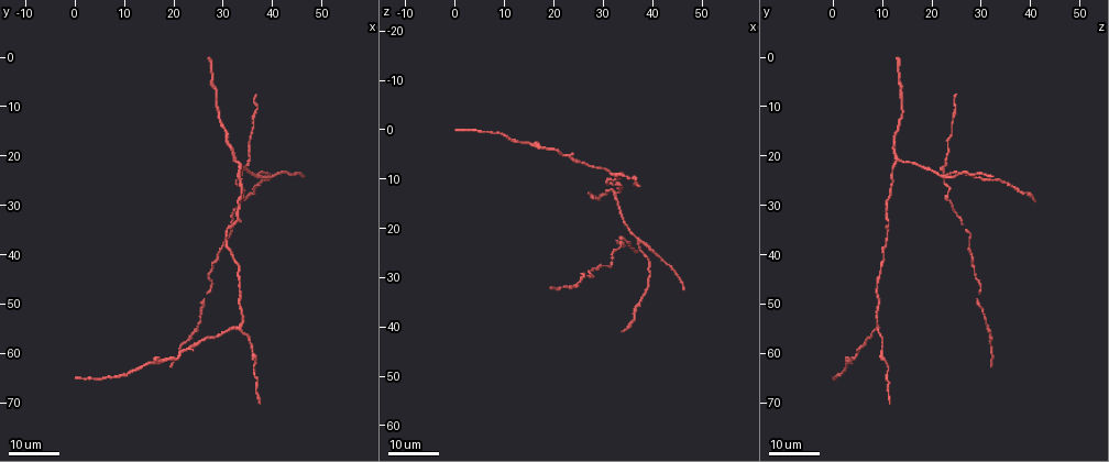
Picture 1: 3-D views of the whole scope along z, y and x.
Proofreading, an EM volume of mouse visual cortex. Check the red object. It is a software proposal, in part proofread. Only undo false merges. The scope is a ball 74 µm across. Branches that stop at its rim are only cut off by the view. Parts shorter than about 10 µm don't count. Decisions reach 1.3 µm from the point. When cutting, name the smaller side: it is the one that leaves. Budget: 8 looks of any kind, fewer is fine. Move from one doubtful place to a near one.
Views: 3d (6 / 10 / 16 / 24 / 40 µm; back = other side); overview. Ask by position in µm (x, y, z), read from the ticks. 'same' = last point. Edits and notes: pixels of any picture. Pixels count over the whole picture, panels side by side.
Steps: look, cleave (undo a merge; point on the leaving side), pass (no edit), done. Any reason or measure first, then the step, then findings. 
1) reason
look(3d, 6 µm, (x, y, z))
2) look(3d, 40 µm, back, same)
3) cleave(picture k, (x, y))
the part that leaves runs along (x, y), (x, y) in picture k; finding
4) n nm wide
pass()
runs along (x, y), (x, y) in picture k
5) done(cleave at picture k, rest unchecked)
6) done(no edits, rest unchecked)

three arms meet
look(3d, 16 µm, (33.0, 54.5, 9.0))

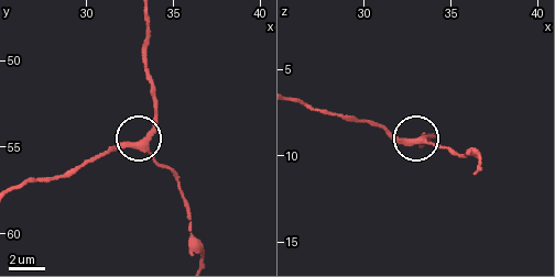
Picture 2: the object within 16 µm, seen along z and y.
zoom in
look(3d, 10 µm, (33.1, 55.0, 9.1))

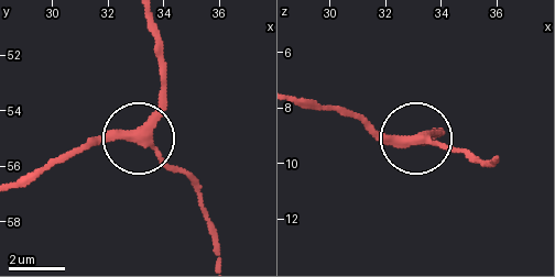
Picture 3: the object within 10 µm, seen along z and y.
3 arms
pass()
all the same cell

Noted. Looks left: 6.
calibre changes
look(3d, 24 µm, (23.5, 58.0, 5.5))

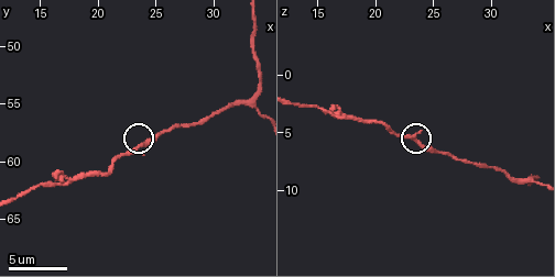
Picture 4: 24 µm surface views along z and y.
look(3d, 10 µm, (23.8, 58.6, 5.8))

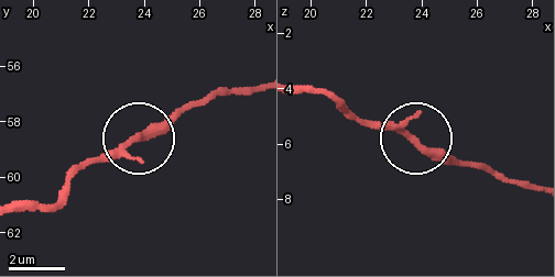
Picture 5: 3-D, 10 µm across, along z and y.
pass()
runs along (533, 190), (426, 152), (391, 129), (362, 124), (344, 108) in picture 5; one cell here

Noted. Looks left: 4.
thick turns thin
look(3d, 16 µm, (15.8, 62.0, 3.2))

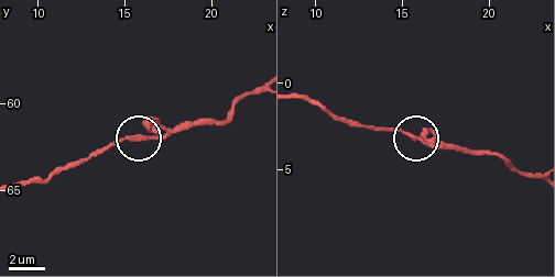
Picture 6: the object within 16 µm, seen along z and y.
pass()
all the same cell

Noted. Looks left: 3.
calibre changes
look(3d, 24 µm, (25.0, 52.0, 30.5))

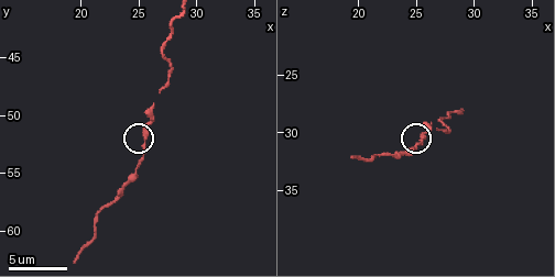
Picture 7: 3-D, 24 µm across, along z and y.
look(3d, 6 µm, (25.6, 52.0, 30.6))

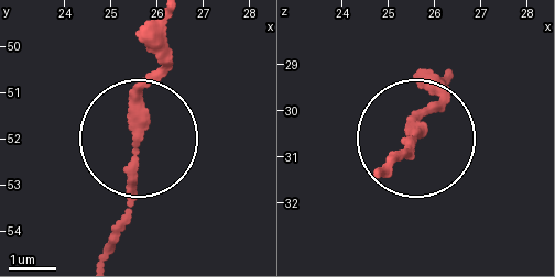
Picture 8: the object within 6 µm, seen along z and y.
other side
look(3d, 6 µm, back, (25.60, 51.90, 30.50))

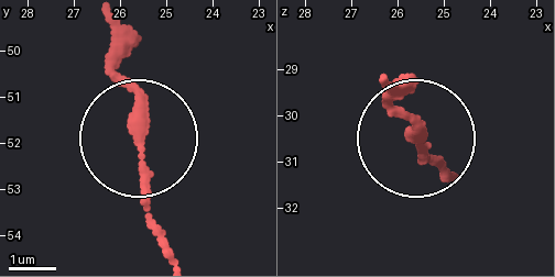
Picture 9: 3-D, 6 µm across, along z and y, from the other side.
220 nm wide
pass()
runs along (387, 81), (430, 159) in picture 9; all the same cell

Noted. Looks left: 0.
done(no edits, rest unchecked)

